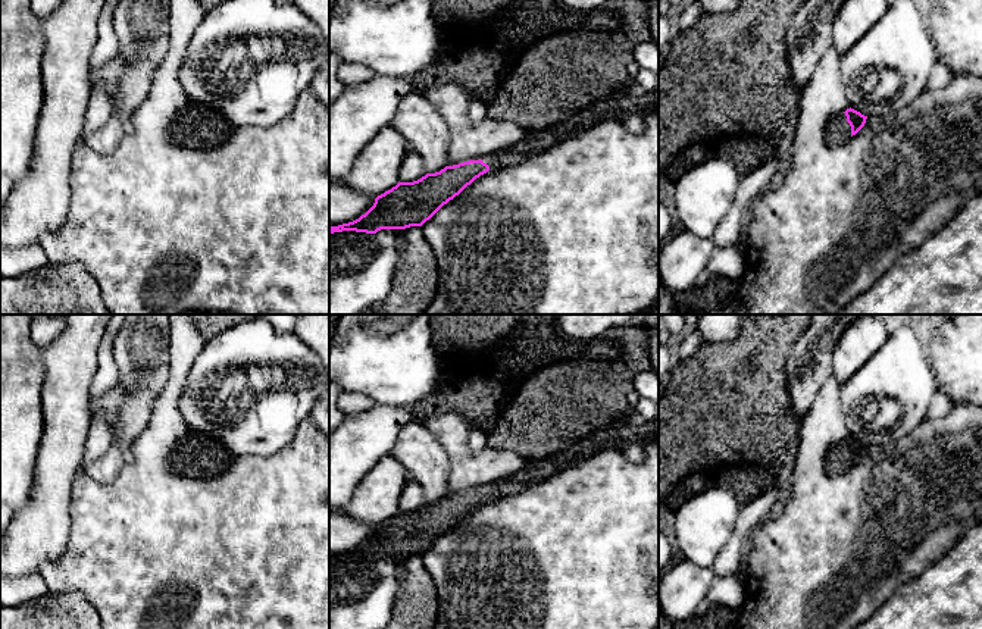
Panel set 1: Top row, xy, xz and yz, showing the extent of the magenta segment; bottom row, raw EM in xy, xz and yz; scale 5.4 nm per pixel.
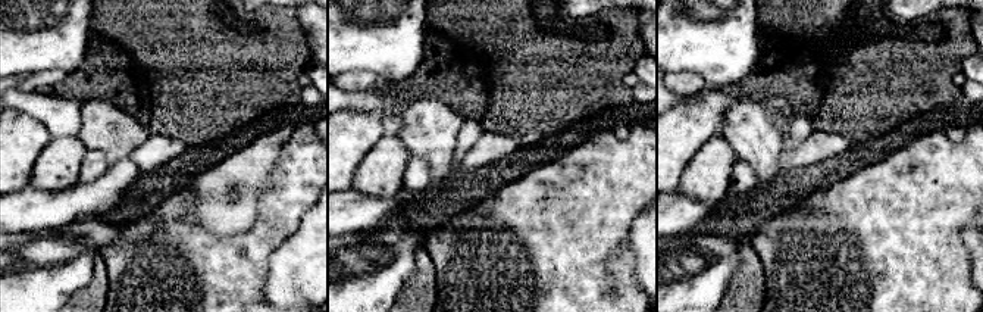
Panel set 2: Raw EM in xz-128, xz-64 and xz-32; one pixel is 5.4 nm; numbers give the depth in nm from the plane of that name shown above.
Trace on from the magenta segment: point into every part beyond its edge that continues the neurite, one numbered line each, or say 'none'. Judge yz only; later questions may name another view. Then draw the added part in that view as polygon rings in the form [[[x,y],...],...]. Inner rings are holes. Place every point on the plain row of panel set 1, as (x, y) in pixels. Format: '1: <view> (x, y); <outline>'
1: yz (838, 460); [[[838,442],[828,450],[826,472],[831,476],[842,475],[851,467],[851,456],[845,442]]]

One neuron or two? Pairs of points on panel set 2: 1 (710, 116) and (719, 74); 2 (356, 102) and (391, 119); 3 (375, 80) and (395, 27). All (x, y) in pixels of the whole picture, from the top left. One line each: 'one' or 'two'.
1: two
2: one
3: two

